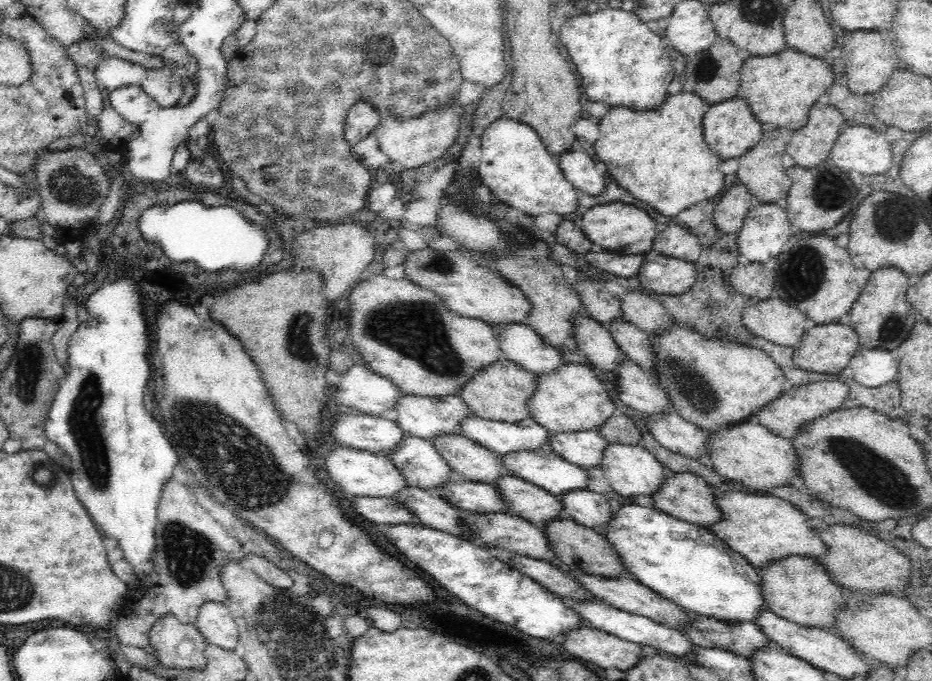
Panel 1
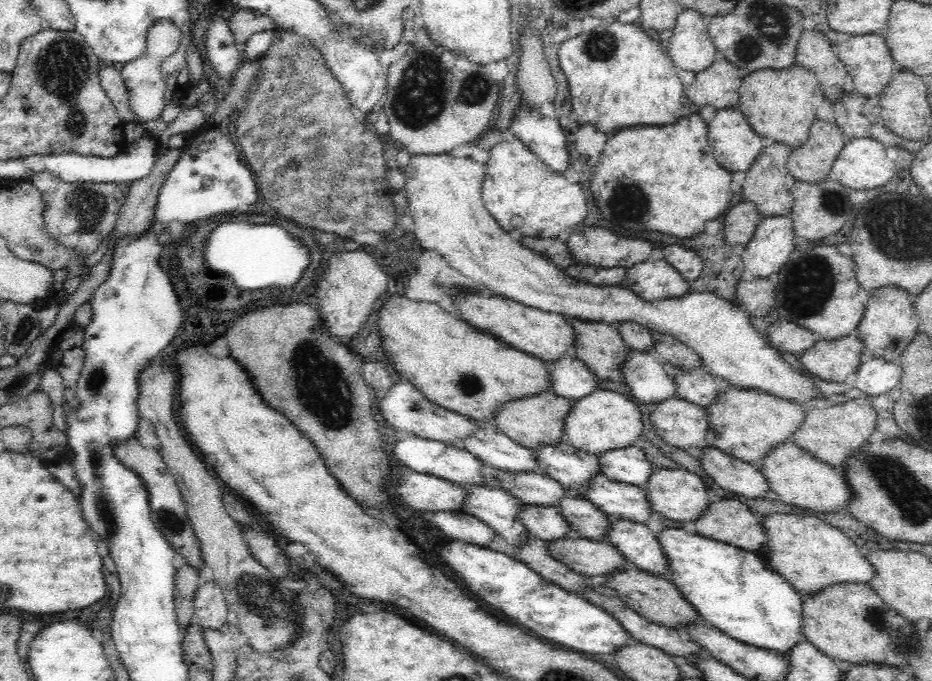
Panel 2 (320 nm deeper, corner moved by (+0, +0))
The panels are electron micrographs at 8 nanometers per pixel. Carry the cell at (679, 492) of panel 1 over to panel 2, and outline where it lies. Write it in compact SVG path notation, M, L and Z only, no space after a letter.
M736 499L712 502L703 516L695 522L700 535L764 555L768 537L760 518L744 502Z

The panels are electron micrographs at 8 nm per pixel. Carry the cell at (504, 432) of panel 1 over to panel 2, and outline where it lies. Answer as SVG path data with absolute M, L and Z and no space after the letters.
M566 438L556 446L538 448L537 463L544 470L543 474L557 480L572 495L582 498L590 481L602 475L598 457L572 446Z

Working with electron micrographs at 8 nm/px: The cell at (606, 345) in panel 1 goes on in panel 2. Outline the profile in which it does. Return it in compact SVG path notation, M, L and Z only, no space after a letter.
M630 352L630 357L621 366L624 380L632 395L640 402L655 405L660 401L678 398L678 385L666 364L660 363L649 353Z

